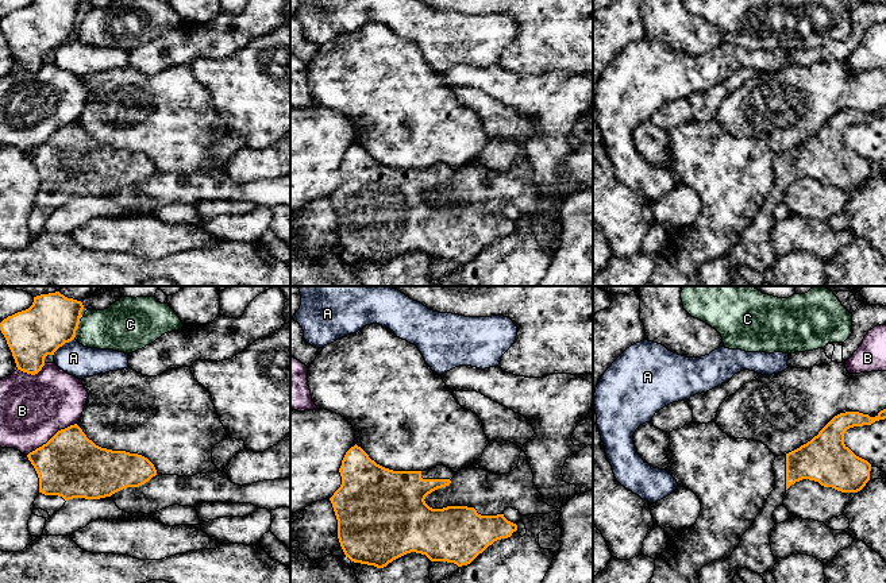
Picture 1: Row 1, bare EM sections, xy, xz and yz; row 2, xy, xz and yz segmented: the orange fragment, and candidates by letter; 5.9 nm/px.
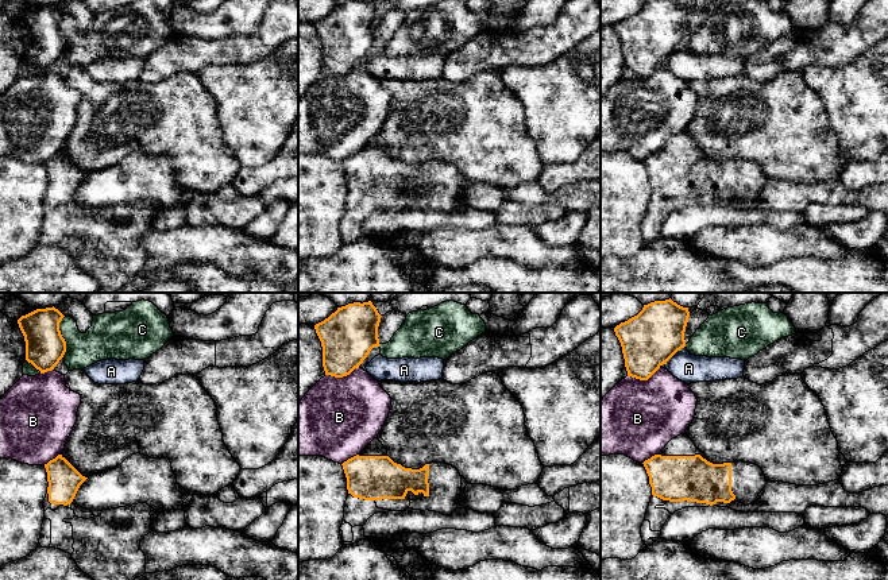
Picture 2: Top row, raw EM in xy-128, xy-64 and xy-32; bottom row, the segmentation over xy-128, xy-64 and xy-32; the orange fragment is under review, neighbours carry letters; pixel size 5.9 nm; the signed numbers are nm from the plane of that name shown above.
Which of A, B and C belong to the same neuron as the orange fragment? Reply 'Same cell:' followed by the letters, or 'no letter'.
Same cell: no letter

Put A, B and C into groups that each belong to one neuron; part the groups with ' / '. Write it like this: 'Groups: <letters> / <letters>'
Groups: A / B / C

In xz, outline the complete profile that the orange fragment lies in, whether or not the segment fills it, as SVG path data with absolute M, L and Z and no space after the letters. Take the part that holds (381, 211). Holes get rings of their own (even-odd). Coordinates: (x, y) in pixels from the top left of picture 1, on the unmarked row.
M357 142L351 144L339 166L340 185L330 196L336 217L340 244L351 259L384 266L411 251L425 252L431 259L470 262L489 243L508 236L517 223L504 212L481 213L474 205L447 204L432 206L425 194L451 181L455 170L444 163L424 169L393 169L377 162Z

